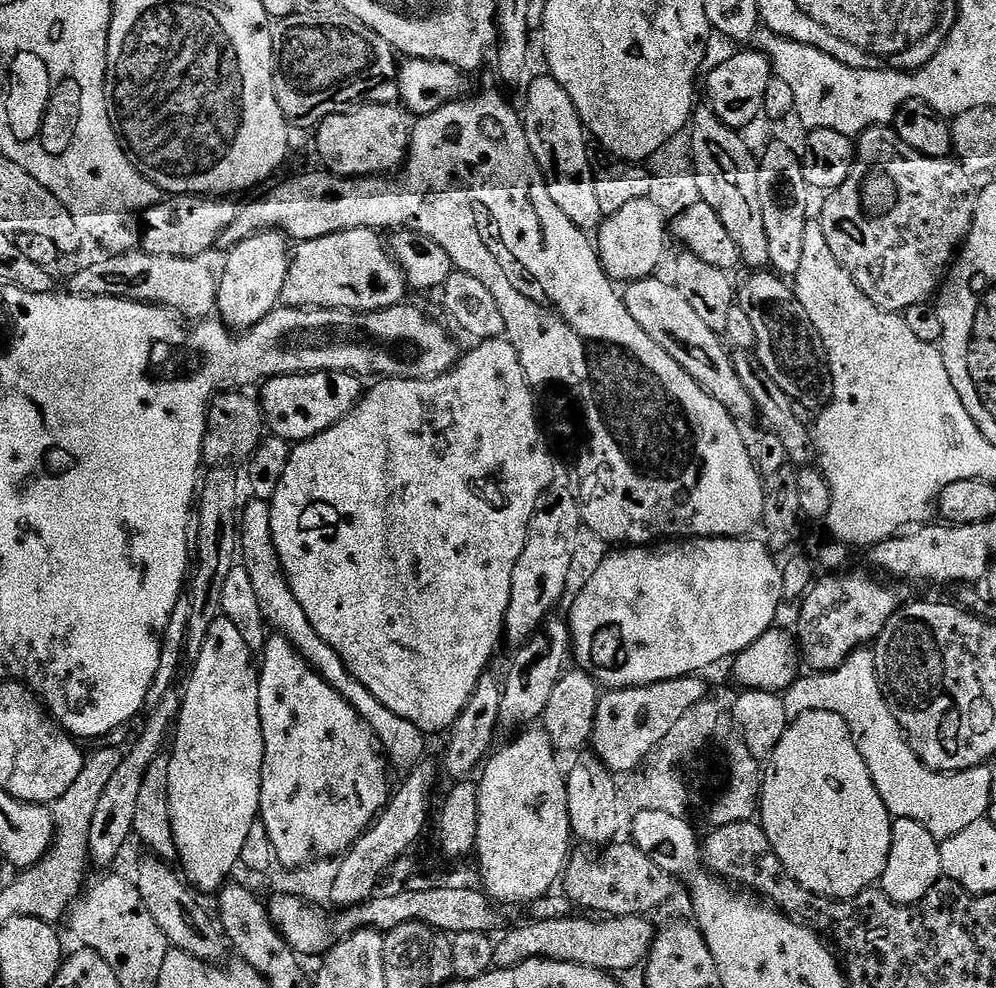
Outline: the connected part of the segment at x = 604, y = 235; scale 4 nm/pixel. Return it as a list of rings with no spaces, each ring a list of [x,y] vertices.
[[[648,197],[634,199],[610,217],[603,219],[596,232],[596,247],[604,273],[611,281],[629,284],[649,278],[655,273],[658,263],[662,262],[665,257],[663,254],[666,246],[666,224],[668,224],[668,218]]]

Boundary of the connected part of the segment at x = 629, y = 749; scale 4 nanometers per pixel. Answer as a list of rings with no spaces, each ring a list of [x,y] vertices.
[[[691,675],[646,687],[611,689],[599,697],[592,732],[592,748],[604,762],[607,771],[626,776],[637,771],[665,734],[672,729],[690,706],[707,699],[710,688],[703,677]]]

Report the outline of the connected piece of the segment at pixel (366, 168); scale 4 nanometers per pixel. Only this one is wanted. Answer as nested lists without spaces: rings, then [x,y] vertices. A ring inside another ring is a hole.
[[[384,103],[365,104],[364,107],[357,108],[355,112],[327,116],[315,129],[316,148],[320,151],[321,158],[324,159],[323,167],[327,171],[334,173],[335,176],[347,176],[349,178],[379,176],[395,173],[407,161],[410,143],[409,113],[403,107],[397,106],[398,108],[395,108],[392,104]]]

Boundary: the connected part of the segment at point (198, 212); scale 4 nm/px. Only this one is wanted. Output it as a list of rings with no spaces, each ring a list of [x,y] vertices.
[[[172,194],[149,208],[142,216],[142,246],[155,256],[203,257],[217,243],[221,243],[224,224],[212,224],[211,195]]]

